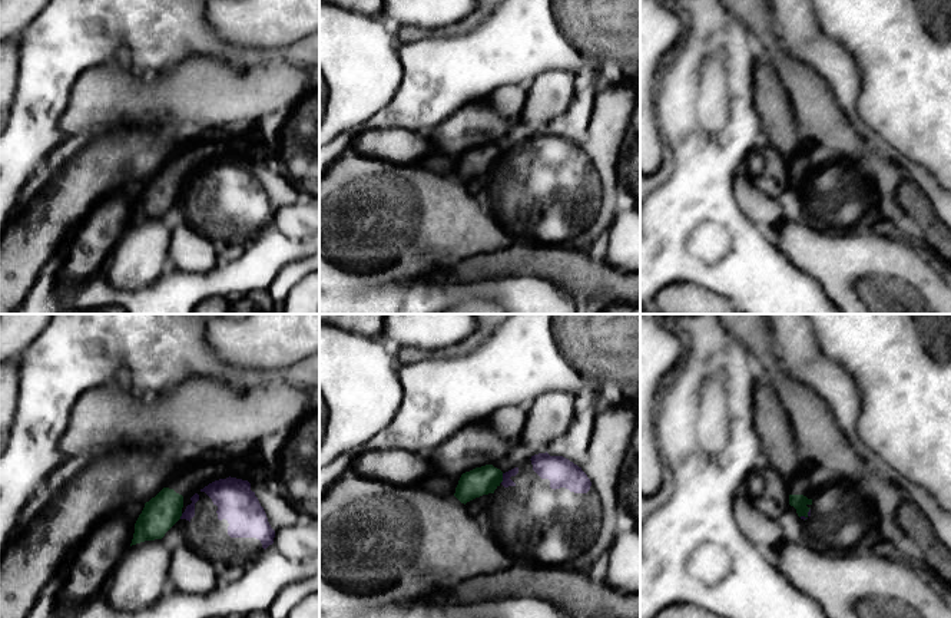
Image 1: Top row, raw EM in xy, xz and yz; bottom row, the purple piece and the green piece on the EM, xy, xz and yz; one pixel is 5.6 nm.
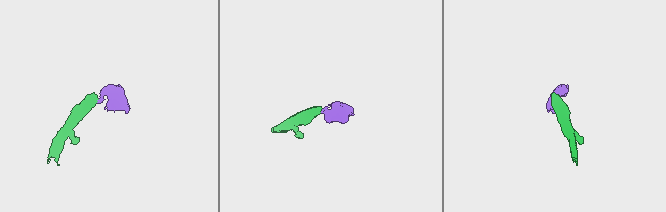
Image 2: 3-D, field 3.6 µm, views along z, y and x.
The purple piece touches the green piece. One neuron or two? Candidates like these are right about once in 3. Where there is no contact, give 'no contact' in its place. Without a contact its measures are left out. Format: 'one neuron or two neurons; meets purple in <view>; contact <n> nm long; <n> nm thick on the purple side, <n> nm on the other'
two neurons; meets purple in xz; contact 60 nm long; 50 nm thick on the purple side, 160 nm on the other

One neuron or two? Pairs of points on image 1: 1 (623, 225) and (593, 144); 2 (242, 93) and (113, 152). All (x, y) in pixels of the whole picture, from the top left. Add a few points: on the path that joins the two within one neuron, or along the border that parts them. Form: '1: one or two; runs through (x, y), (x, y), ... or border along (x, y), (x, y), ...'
1: two; border along (615, 217), (610, 222)
2: two; border along (158, 125), (168, 135)

